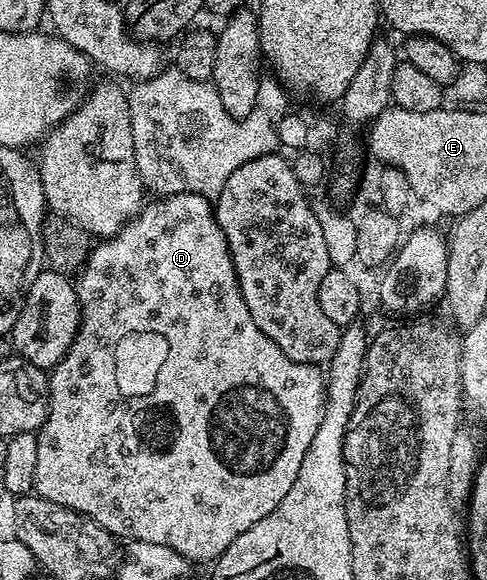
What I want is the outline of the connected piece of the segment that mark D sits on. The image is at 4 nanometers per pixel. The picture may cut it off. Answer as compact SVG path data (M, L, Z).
M174 193L165 194L157 198L159 201L155 205L143 204L138 210L136 217L130 221L121 231L115 233L109 239L102 239L90 250L90 257L82 266L76 277L76 288L78 290L78 308L82 311L82 320L78 323L78 334L74 336L74 342L69 351L60 359L60 363L49 370L48 380L50 382L50 406L46 412L44 423L36 430L38 442L36 443L36 479L34 480L33 492L37 496L48 499L57 505L63 505L65 509L74 509L84 517L90 517L96 523L100 523L115 538L131 537L131 542L137 543L160 543L172 547L174 553L185 557L191 563L197 561L207 561L213 563L221 557L222 552L231 545L248 527L260 523L264 515L268 515L292 491L292 485L296 483L296 475L300 475L300 463L304 463L304 455L312 447L312 439L316 439L316 431L322 422L322 414L326 408L327 382L324 380L324 373L317 365L305 365L299 361L293 361L271 337L266 335L258 325L256 319L252 317L252 311L248 311L248 303L242 294L242 287L238 280L238 272L234 269L234 256L230 253L230 244L226 241L226 235L216 216L215 206L209 196L202 196L198 193Z

